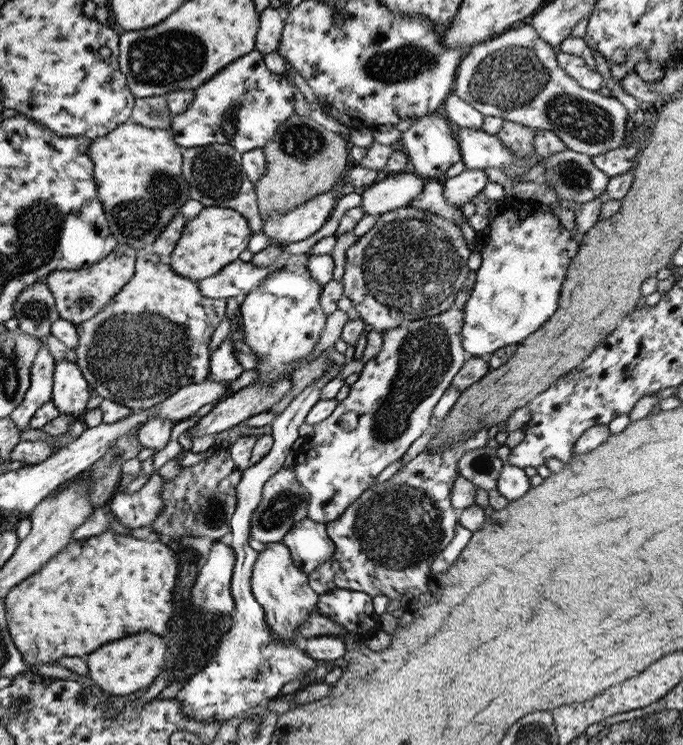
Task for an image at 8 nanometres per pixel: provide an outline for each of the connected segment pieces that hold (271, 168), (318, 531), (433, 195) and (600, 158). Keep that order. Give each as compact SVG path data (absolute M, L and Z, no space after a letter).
M295 113L288 118L262 149L266 170L254 185L260 216L264 219L275 212L276 216L286 214L303 202L337 190L340 176L350 158L349 147L345 133L331 132L312 120L312 117L298 116Z
M307 516L300 522L294 523L294 526L282 537L281 542L290 551L294 566L306 574L324 564L335 549L326 525L310 520Z
M441 180L439 182L428 182L428 184L424 186L424 192L422 192L418 198L410 201L409 206L427 210L432 214L443 216L448 220L454 220L456 224L468 223L467 217L462 214L461 208L450 206L444 201Z
M640 136L636 144L630 144L626 148L616 148L616 150L606 152L606 154L598 154L598 156L592 157L594 166L600 168L608 177L628 173L636 165L639 153L638 147L644 142L647 142L647 140Z

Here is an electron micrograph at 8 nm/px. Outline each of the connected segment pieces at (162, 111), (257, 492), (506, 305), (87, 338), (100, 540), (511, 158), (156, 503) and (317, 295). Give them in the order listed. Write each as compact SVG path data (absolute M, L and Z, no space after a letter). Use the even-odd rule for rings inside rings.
M165 95L135 98L130 121L161 130L170 129L171 113Z
M346 357L346 362L342 366L335 364L324 377L306 387L281 414L277 414L274 422L270 424L273 443L267 455L242 471L240 482L235 488L237 507L227 538L227 543L235 554L231 578L231 594L236 603L234 614L231 616L234 624L221 639L216 654L210 658L210 662L192 675L176 696L177 701L183 706L183 715L188 715L195 721L218 721L218 724L224 724L229 718L240 716L242 712L251 709L259 702L276 697L284 684L290 680L301 681L307 678L306 676L312 674L317 666L316 660L306 654L302 644L281 640L280 636L274 637L270 627L266 625L266 613L256 602L251 590L252 569L259 552L249 545L250 525L253 512L260 504L264 483L284 466L284 459L291 451L292 443L299 437L299 426L304 424L311 406L320 402L320 392L324 390L325 384L331 378L340 375L342 368L350 360L354 358Z
M509 199L498 210L499 214L489 222L490 240L486 241L486 248L479 252L482 264L475 272L475 286L463 308L462 346L472 357L487 358L496 349L521 343L557 312L568 266L581 246L580 238L561 225L558 215L551 211L550 205L539 201Z
M138 249L138 260L130 280L96 316L75 324L78 344L71 350L76 355L82 376L103 399L131 409L147 409L160 403L189 384L198 384L210 372L210 338L222 322L224 298L202 296L197 281L176 274L168 262L152 250Z
M106 531L98 536L92 535L90 538L79 541L71 540L58 554L55 554L38 572L32 576L27 576L18 584L15 584L8 592L5 600L5 618L7 619L7 630L10 641L15 648L22 654L24 663L28 666L41 665L49 662L55 663L60 658L65 657L85 657L100 648L106 642L122 639L130 635L140 632L152 632L166 638L168 632L168 624L174 612L173 588L176 584L176 576L178 574L178 557L176 553L167 545L167 540L142 540L130 535L116 534L114 531Z
M456 127L456 141L462 155L461 162L468 170L497 168L518 164L518 157L504 147L498 136L486 135L481 130L471 130L467 127Z
M154 473L149 475L137 492L116 493L109 502L115 518L129 529L150 527L163 511L161 486L164 481L160 475Z
M286 264L283 268L270 273L256 288L241 298L239 310L236 312L234 318L234 328L238 328L240 326L243 328L243 332L245 332L243 334L243 342L246 343L255 352L255 354L257 354L257 365L253 368L254 370L258 370L257 382L267 382L267 380L269 380L269 382L273 382L273 380L278 380L283 376L291 375L292 364L298 362L298 360L302 360L302 358L306 358L306 356L314 350L314 347L318 344L319 338L321 337L321 332L325 329L327 314L321 307L321 292L323 286L318 284L318 282L310 276L307 267L308 266L304 266L304 264L300 264L300 266Z

